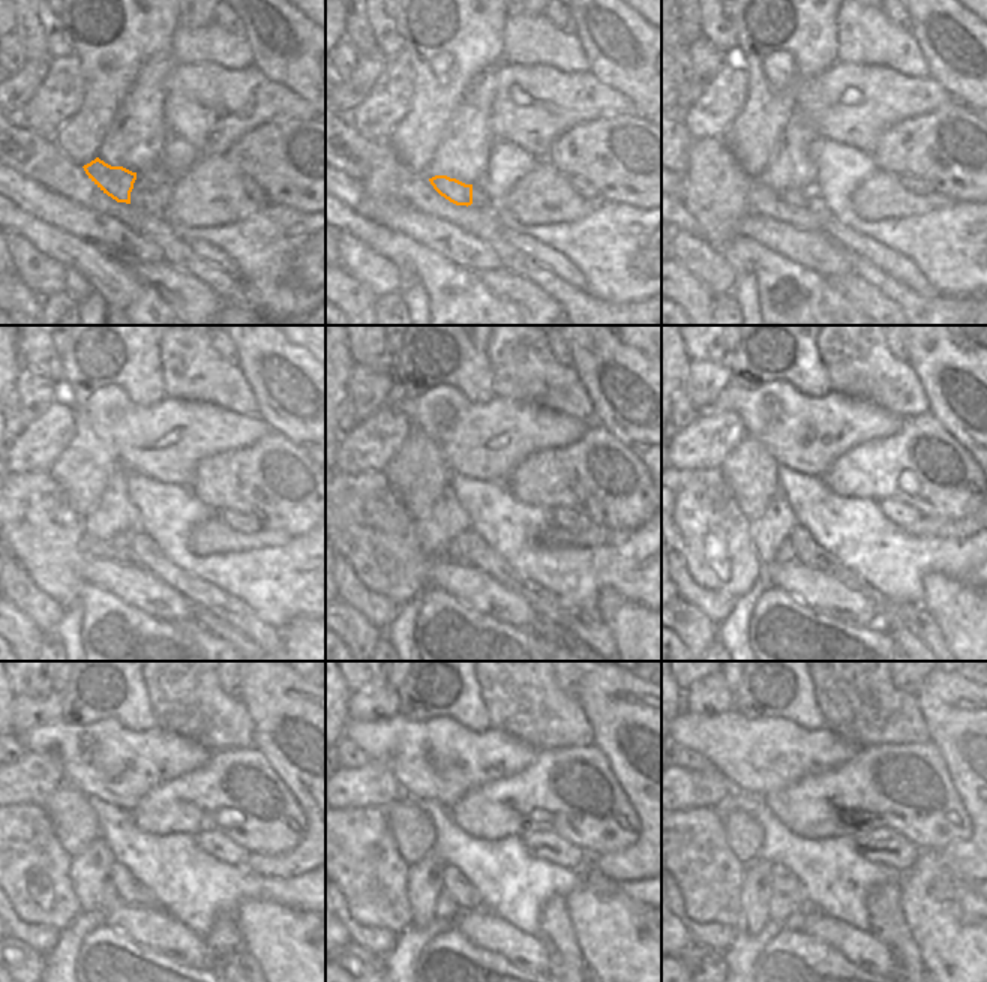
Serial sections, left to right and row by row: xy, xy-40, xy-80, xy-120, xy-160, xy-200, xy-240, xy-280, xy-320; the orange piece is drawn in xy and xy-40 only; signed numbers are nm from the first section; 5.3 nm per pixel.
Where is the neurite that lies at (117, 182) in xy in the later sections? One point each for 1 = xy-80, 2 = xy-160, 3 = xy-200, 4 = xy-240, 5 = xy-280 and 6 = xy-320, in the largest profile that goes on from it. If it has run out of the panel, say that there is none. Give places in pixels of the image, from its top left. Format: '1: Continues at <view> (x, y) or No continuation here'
1: Continues at xy-80 (798, 198)
2: Continues at xy-160 (452, 552)
3: Continues at xy-200 (786, 553)
4: Continues at xy-240 (110, 900)
5: Continues at xy-280 (446, 910)
6: Continues at xy-320 (780, 907).

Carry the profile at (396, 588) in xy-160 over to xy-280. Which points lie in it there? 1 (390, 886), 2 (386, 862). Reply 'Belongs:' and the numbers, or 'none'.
Belongs: 1, 2

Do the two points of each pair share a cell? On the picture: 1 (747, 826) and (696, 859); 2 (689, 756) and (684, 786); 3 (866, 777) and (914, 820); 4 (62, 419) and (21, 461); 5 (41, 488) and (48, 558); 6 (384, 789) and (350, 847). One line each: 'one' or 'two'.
1: two
2: two
3: one
4: one
5: one
6: two

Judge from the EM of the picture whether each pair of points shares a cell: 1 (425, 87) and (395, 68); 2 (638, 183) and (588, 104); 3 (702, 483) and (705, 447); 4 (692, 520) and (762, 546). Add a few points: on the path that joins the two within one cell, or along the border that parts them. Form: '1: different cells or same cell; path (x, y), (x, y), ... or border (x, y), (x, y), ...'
1: different cells; border (395, 57), (411, 69), (411, 104), (404, 114)
2: different cells; border (630, 114), (603, 114), (576, 123), (564, 134)
3: different cells; border (677, 468), (717, 470)
4: different cells; border (750, 520), (753, 550), (764, 567)

